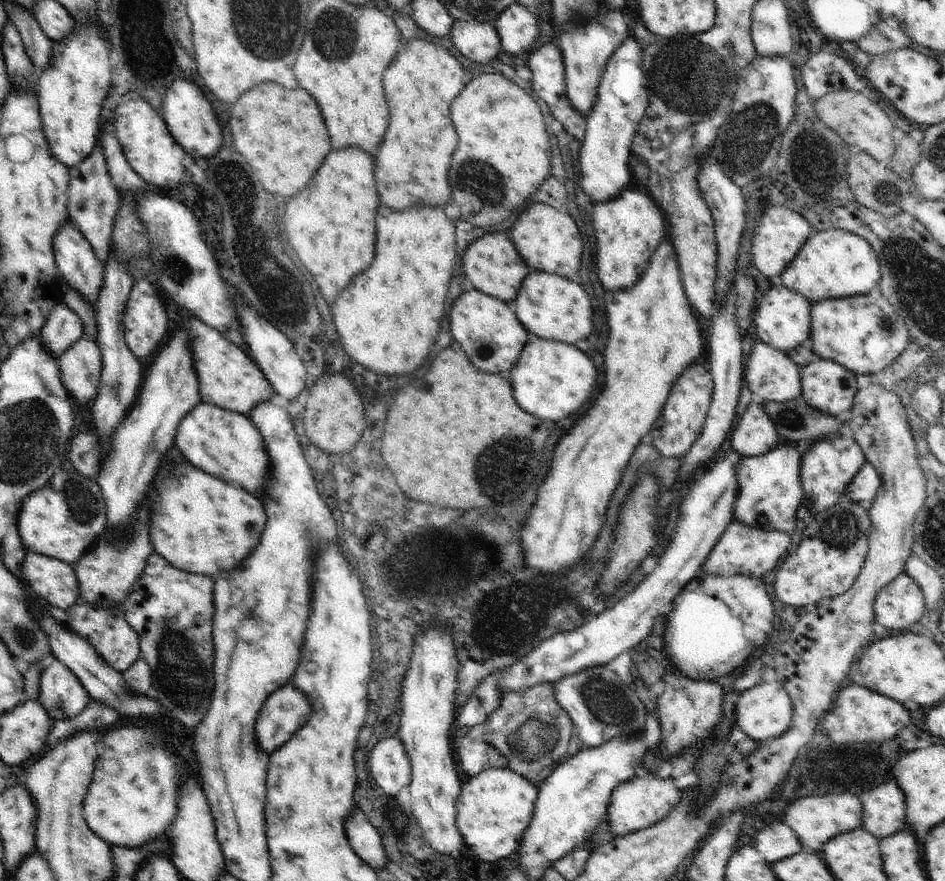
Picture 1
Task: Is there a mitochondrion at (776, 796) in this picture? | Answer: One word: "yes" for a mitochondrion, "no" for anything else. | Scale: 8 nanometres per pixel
no

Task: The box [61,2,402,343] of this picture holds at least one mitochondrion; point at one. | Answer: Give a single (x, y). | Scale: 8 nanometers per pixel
(333, 35)

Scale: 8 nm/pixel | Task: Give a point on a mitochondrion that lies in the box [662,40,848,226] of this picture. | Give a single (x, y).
(752, 131)

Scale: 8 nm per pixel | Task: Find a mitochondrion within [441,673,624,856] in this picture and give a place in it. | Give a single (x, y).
(534, 738)

